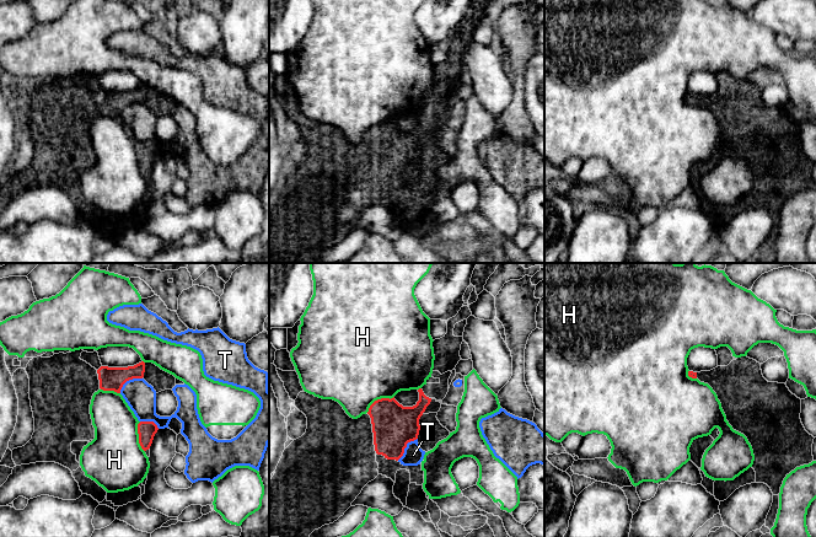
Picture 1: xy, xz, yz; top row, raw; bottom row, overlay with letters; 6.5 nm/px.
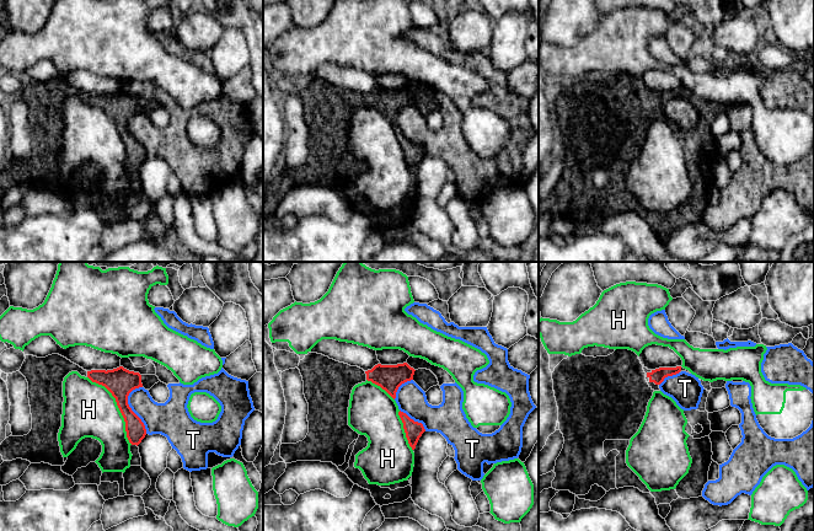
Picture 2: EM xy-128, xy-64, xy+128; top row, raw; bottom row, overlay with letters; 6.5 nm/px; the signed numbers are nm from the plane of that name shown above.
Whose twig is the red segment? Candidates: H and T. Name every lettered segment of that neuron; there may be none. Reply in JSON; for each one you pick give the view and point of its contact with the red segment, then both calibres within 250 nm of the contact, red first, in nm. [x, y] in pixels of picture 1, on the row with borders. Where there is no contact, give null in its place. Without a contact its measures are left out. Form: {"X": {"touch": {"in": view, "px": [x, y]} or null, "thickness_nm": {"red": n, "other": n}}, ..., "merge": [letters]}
{"merge": []}

